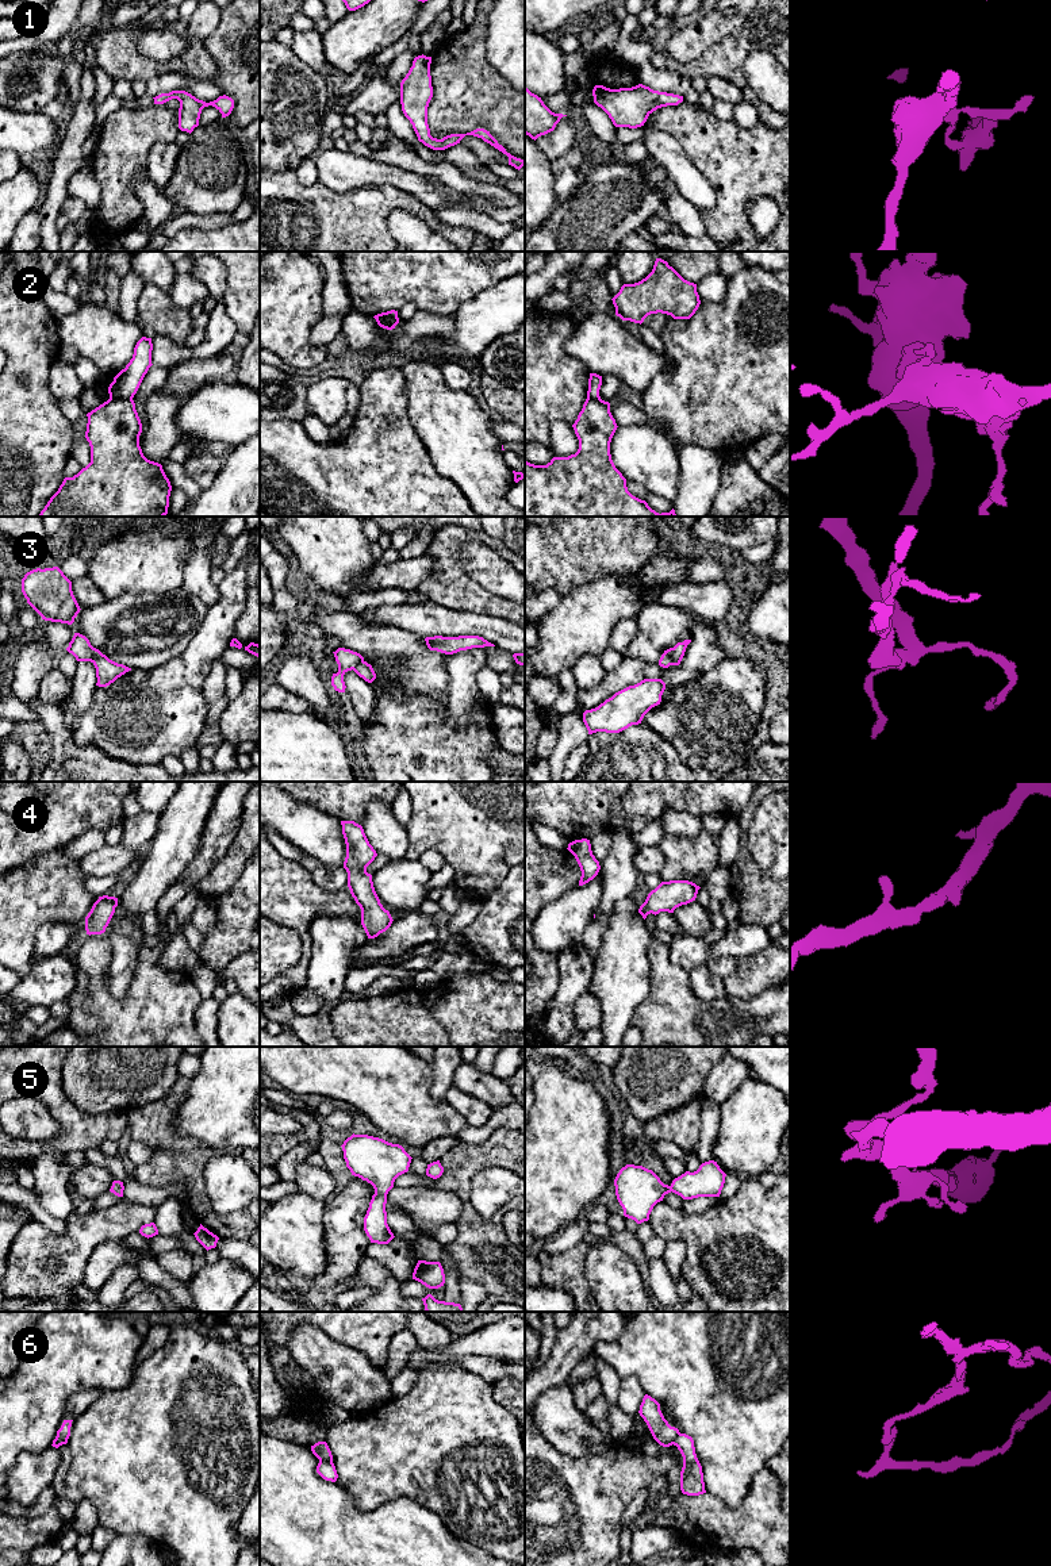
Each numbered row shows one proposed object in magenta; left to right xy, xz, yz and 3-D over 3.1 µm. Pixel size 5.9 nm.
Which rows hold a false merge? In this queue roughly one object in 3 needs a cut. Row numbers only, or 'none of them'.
2, 6

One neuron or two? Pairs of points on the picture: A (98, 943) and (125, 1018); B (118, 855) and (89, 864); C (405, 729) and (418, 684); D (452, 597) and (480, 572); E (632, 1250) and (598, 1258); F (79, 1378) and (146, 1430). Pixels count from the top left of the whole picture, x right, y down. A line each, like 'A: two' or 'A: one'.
A: one
B: one
C: two
D: two
E: two
F: two

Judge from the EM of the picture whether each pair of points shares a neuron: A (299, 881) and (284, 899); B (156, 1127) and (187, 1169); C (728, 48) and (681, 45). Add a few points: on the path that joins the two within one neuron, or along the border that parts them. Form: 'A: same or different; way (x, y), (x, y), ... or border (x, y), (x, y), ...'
A: same; way (295, 885), (284, 895)
B: same; way (164, 1137), (184, 1158)
C: different; border (739, 29), (725, 34), (697, 57), (683, 61)

